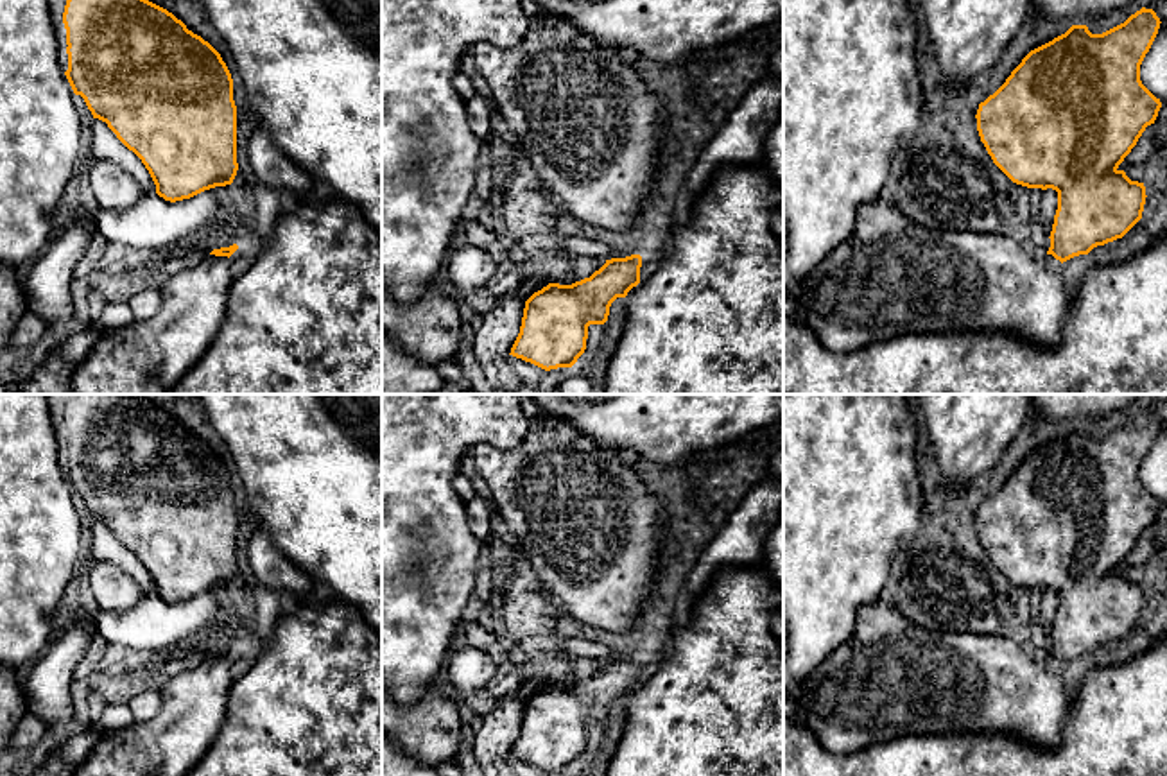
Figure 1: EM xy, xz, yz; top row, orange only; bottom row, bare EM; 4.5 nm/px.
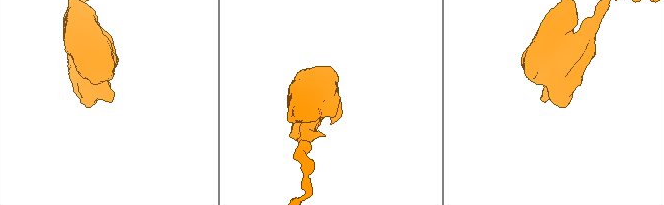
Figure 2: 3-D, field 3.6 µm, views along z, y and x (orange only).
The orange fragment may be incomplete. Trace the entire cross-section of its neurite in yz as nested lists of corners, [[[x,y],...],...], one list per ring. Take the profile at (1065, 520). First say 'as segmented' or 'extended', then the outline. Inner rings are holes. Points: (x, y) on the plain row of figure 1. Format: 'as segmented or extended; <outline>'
extended; [[[1142,409],[1102,435],[1092,435],[1086,427],[1072,427],[1065,435],[1031,452],[1006,484],[979,505],[977,532],[993,565],[1016,586],[1058,593],[1050,649],[1045,656],[1027,656],[1020,642],[1007,636],[929,631],[877,600],[857,609],[851,636],[792,690],[792,719],[808,728],[830,753],[857,753],[911,735],[1009,733],[1038,747],[1059,746],[1070,708],[1061,667],[1122,640],[1142,620],[1145,588],[1131,582],[1119,566],[1145,529],[1154,525],[1162,509],[1160,500],[1140,482],[1140,466],[1160,425],[1153,410]]]

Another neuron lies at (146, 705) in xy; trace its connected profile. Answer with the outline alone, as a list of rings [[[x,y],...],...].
[[[158,688],[138,690],[136,695],[127,703],[134,722],[152,720],[161,708],[161,695]]]

